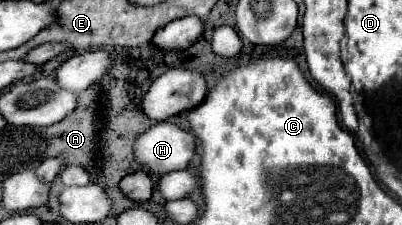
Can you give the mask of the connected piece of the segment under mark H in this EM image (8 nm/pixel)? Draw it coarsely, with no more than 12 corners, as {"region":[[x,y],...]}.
{"region":[[155,123],[135,139],[133,157],[155,175],[185,169],[195,137]]}

